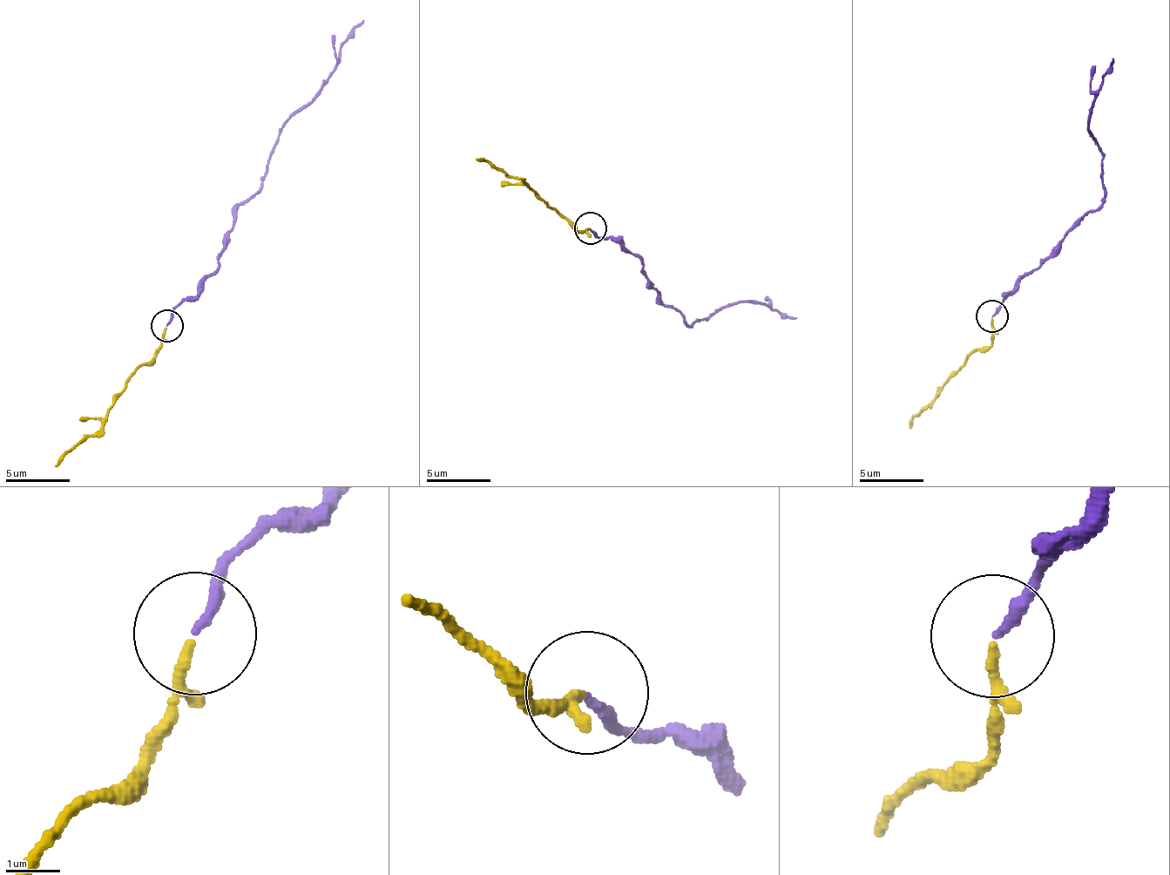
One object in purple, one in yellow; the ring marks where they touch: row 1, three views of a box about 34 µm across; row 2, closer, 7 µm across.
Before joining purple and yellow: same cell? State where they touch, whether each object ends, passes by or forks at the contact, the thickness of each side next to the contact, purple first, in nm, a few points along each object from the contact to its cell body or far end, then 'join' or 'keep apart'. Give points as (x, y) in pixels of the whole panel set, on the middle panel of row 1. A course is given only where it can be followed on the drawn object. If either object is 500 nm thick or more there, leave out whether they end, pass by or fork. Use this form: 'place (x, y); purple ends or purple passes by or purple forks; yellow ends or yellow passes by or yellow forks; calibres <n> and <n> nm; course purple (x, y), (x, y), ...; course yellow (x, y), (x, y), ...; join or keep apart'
place (590, 228); purple ends; yellow ends; calibres 180 and 170 nm; course purple (591, 227), (642, 261), (643, 275), (657, 288), (659, 299), (686, 324), (754, 300), (795, 317); course yellow (591, 227), (579, 232), (517, 178), (507, 178), (476, 159); join

